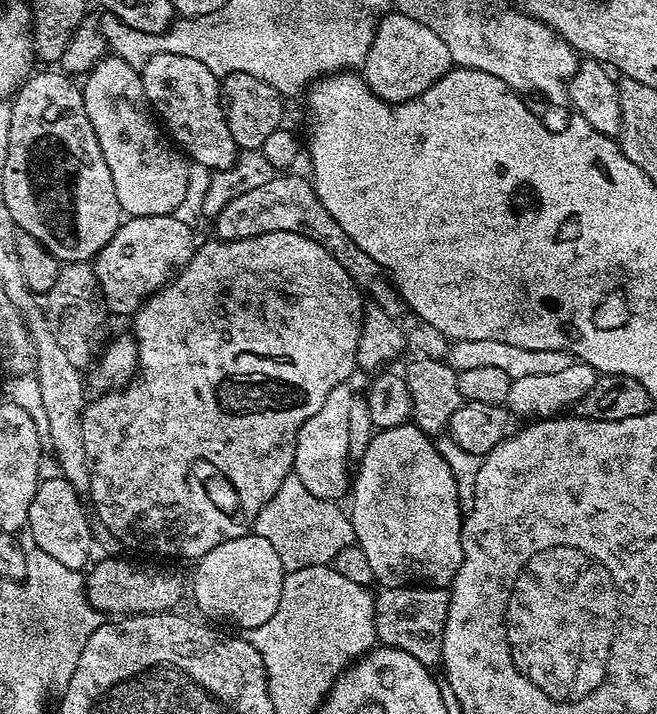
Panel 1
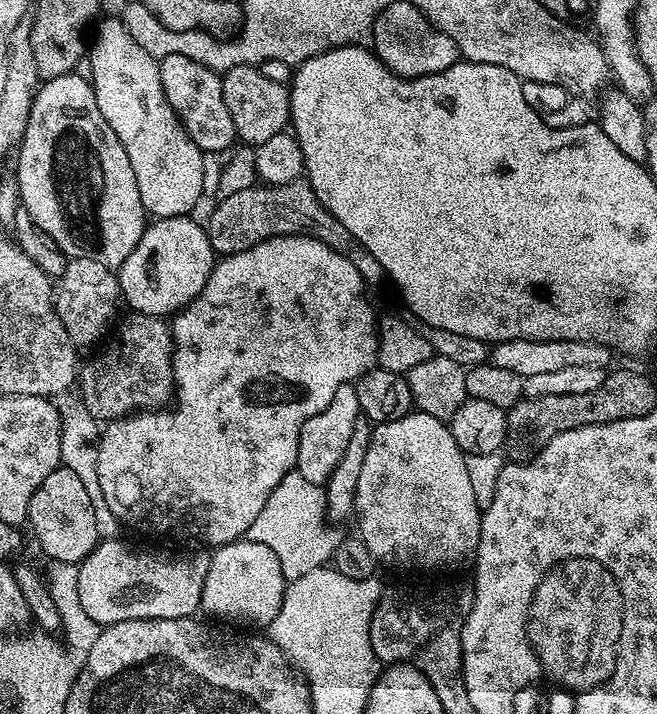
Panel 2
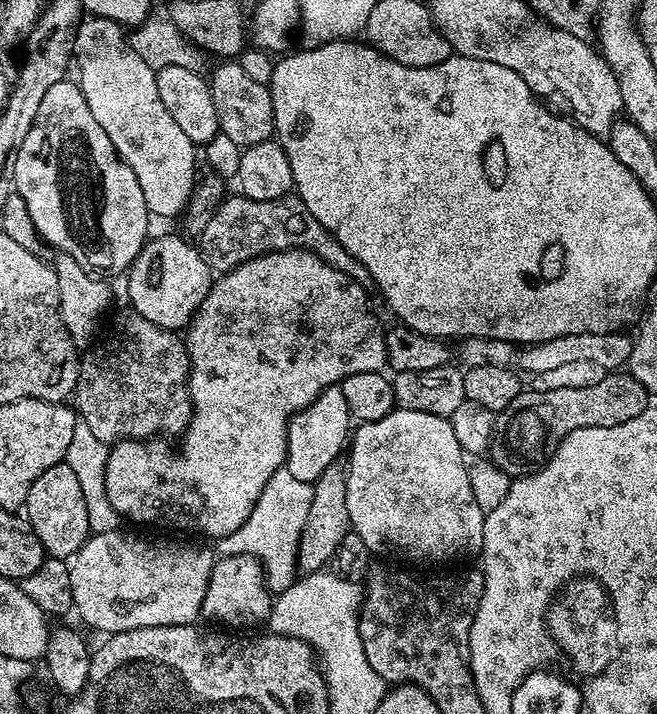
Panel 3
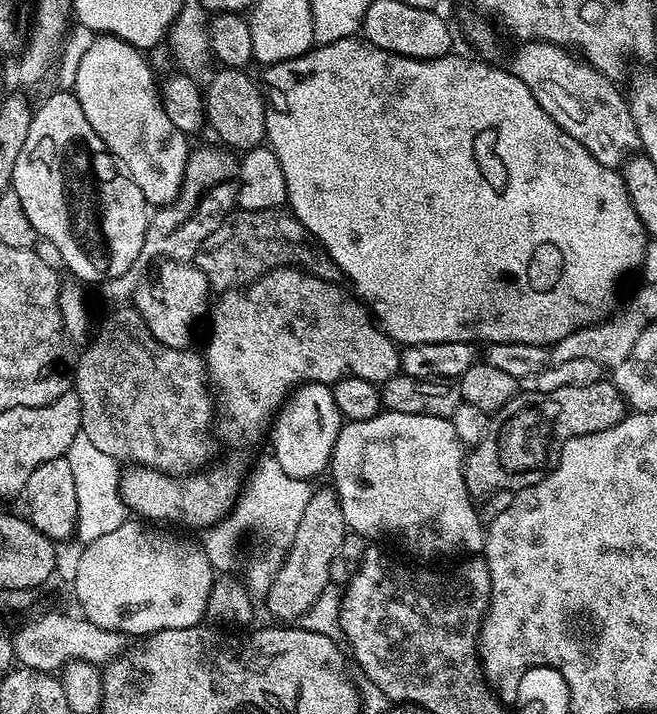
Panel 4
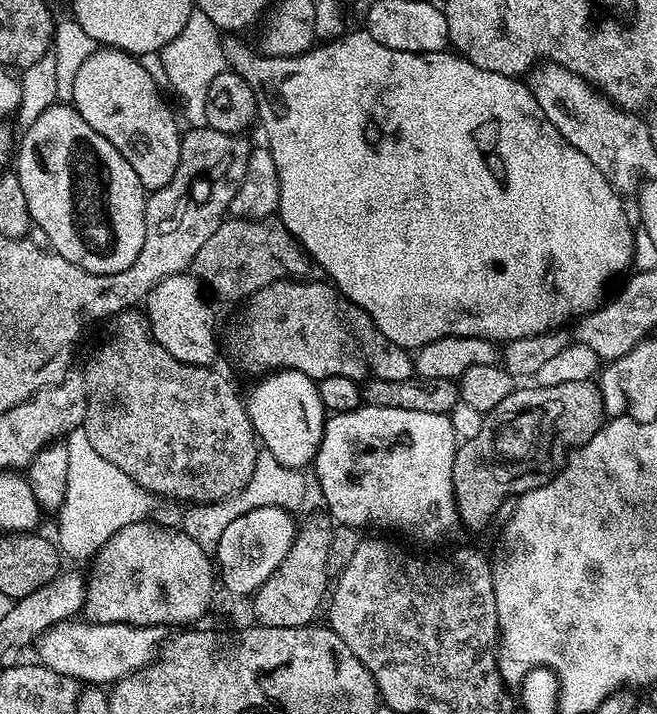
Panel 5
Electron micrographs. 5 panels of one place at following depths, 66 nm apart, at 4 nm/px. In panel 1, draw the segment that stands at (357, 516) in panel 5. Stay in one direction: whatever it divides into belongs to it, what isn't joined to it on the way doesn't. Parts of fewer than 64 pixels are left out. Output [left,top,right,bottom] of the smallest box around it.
[354,422,464,588]

